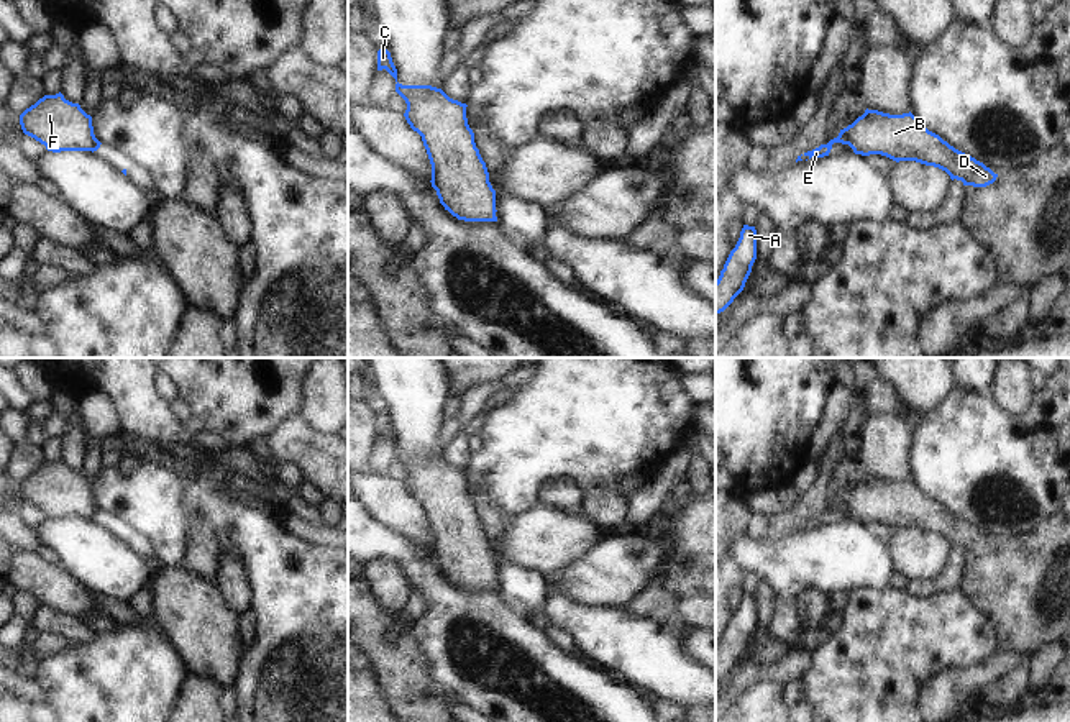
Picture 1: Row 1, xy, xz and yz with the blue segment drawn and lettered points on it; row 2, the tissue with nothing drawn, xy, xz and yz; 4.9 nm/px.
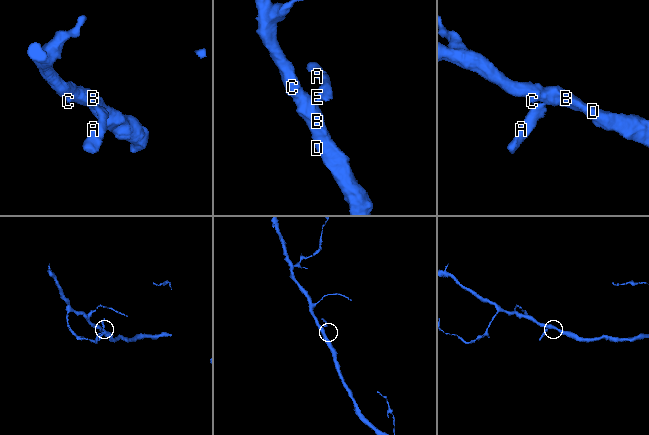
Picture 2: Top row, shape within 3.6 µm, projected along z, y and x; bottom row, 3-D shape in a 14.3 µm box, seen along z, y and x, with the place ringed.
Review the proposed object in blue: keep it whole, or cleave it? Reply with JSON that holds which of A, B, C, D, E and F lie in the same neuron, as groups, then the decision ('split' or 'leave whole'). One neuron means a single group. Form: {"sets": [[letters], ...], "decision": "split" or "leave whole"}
{"sets": [["A", "E"], ["B", "C", "D", "F"]], "decision": "split"}

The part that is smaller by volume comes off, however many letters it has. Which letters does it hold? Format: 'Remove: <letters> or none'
Remove: A, E

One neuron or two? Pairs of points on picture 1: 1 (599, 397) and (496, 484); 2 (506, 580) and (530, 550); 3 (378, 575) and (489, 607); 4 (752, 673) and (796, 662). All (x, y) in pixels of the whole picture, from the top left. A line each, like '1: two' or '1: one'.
1: one
2: two
3: two
4: one

